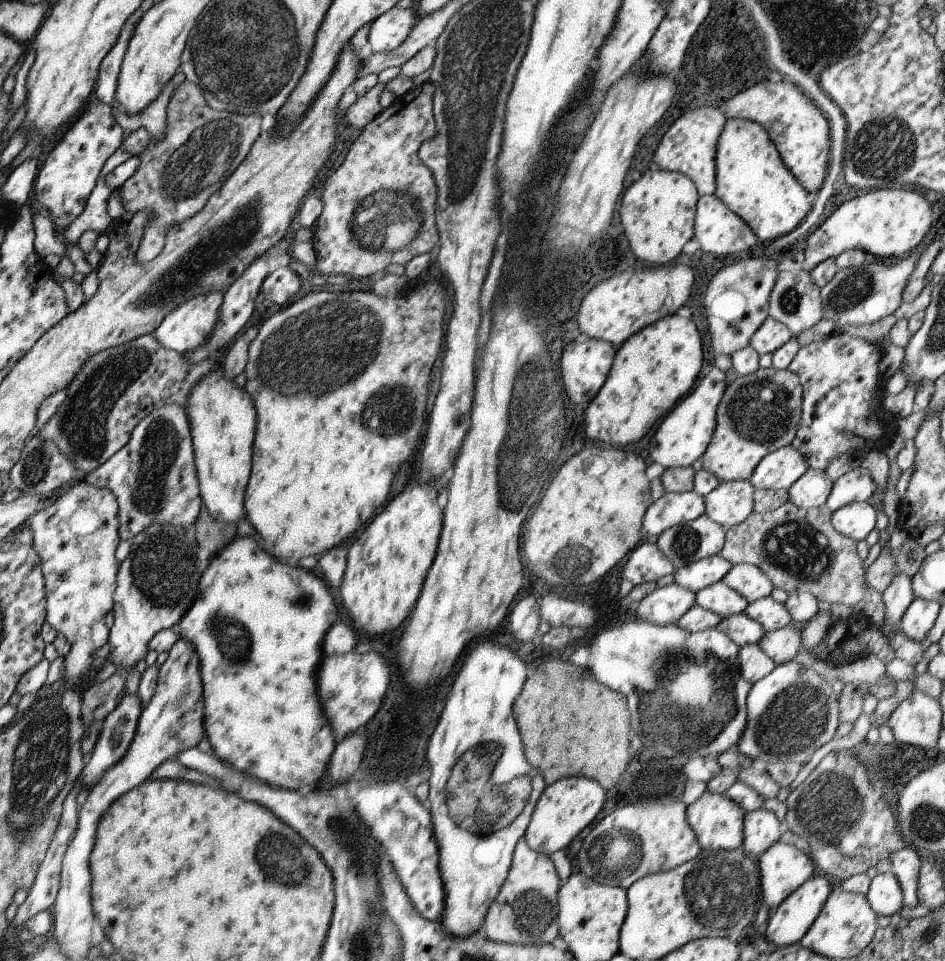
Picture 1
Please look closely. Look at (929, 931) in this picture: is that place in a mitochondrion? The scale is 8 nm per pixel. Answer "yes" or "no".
yes

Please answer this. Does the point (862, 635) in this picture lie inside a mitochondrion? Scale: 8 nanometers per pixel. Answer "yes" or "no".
no

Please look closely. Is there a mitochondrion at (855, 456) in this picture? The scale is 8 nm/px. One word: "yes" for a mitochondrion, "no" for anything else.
no

